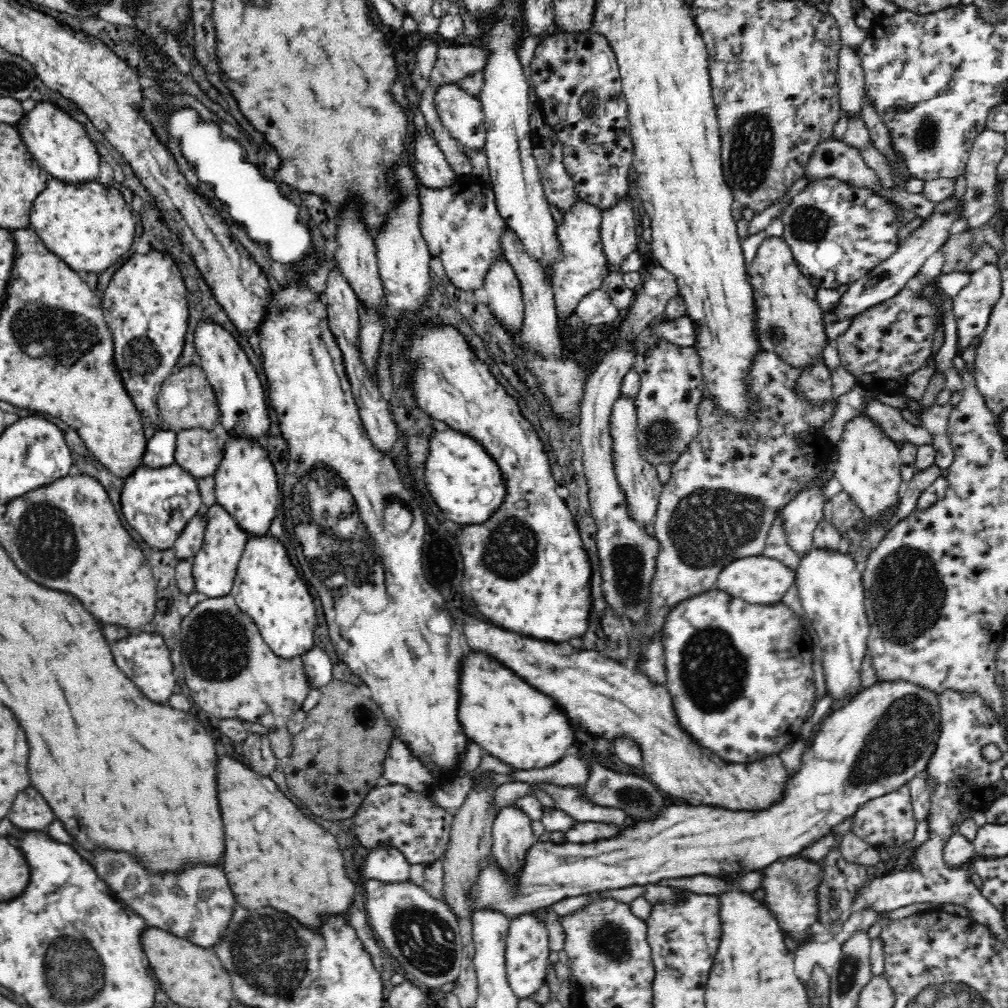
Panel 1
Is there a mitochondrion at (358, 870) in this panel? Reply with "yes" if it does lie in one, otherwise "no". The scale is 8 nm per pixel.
no

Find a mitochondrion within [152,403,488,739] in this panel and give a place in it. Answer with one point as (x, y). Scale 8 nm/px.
(324, 500)

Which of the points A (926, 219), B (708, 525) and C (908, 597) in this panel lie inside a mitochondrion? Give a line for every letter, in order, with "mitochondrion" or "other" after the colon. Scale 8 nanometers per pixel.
A: other
B: mitochondrion
C: mitochondrion

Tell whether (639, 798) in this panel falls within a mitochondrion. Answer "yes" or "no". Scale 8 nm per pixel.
yes

